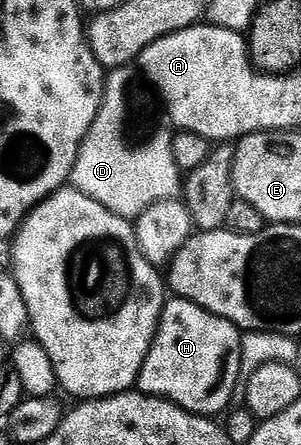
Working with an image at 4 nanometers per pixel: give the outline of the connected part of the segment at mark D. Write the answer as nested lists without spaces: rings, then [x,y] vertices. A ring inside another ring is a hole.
[[[120,70],[107,73],[104,85],[104,101],[95,122],[90,126],[80,147],[78,158],[72,167],[71,187],[94,198],[106,210],[135,221],[156,202],[173,199],[181,191],[182,173],[174,162],[171,143],[164,138],[149,139],[142,150],[128,152],[120,144],[120,88],[128,88],[130,80]]]

